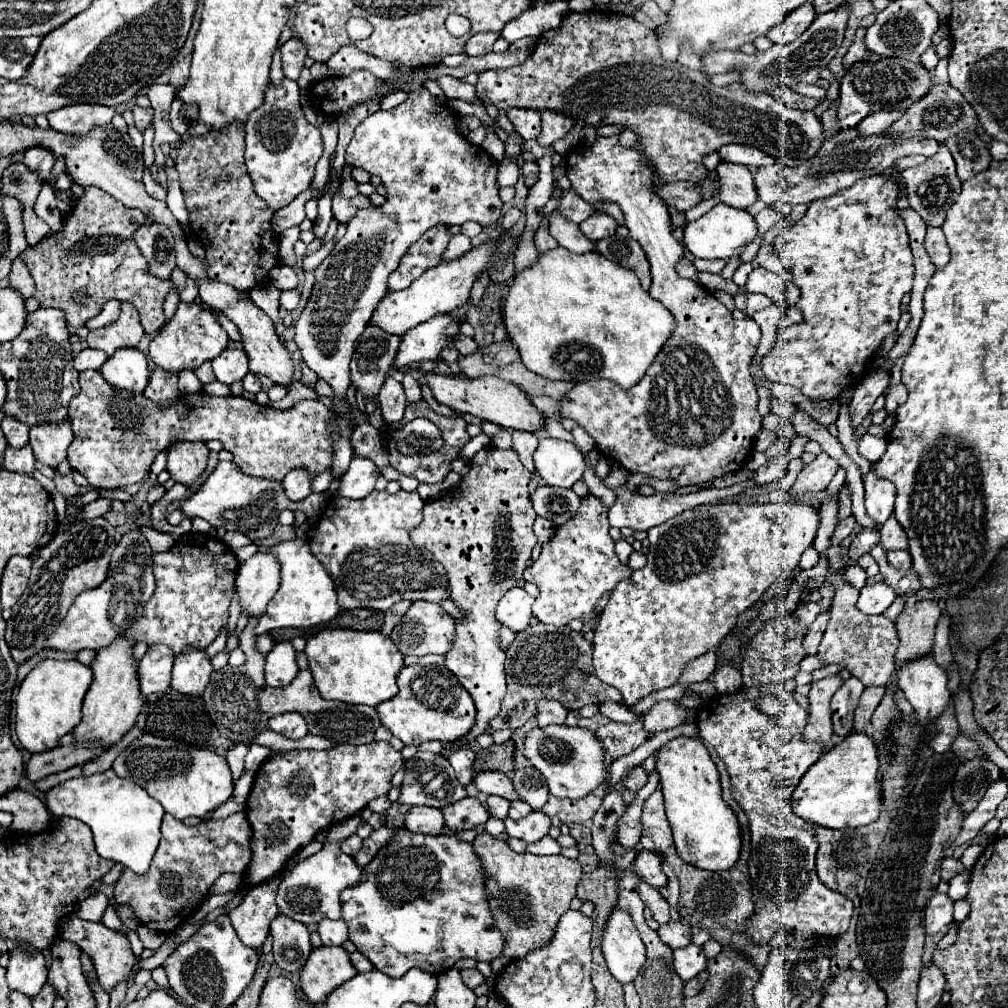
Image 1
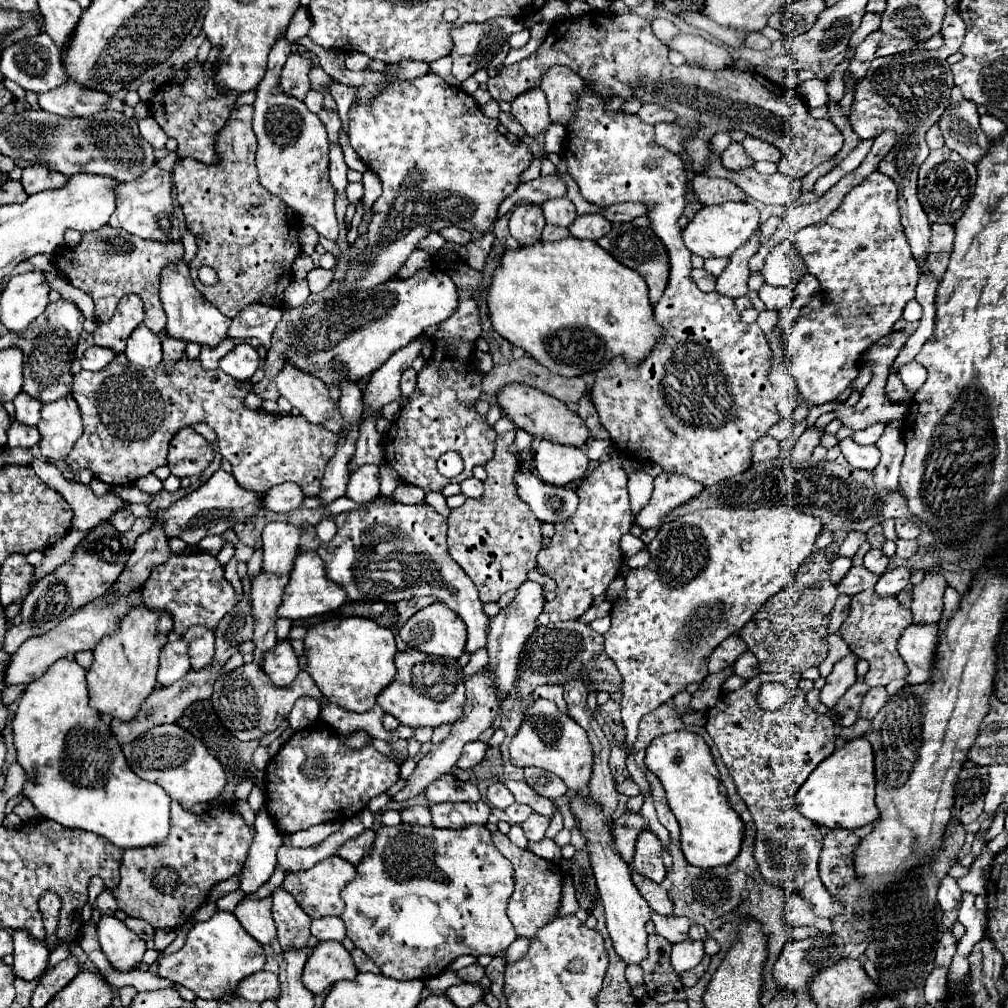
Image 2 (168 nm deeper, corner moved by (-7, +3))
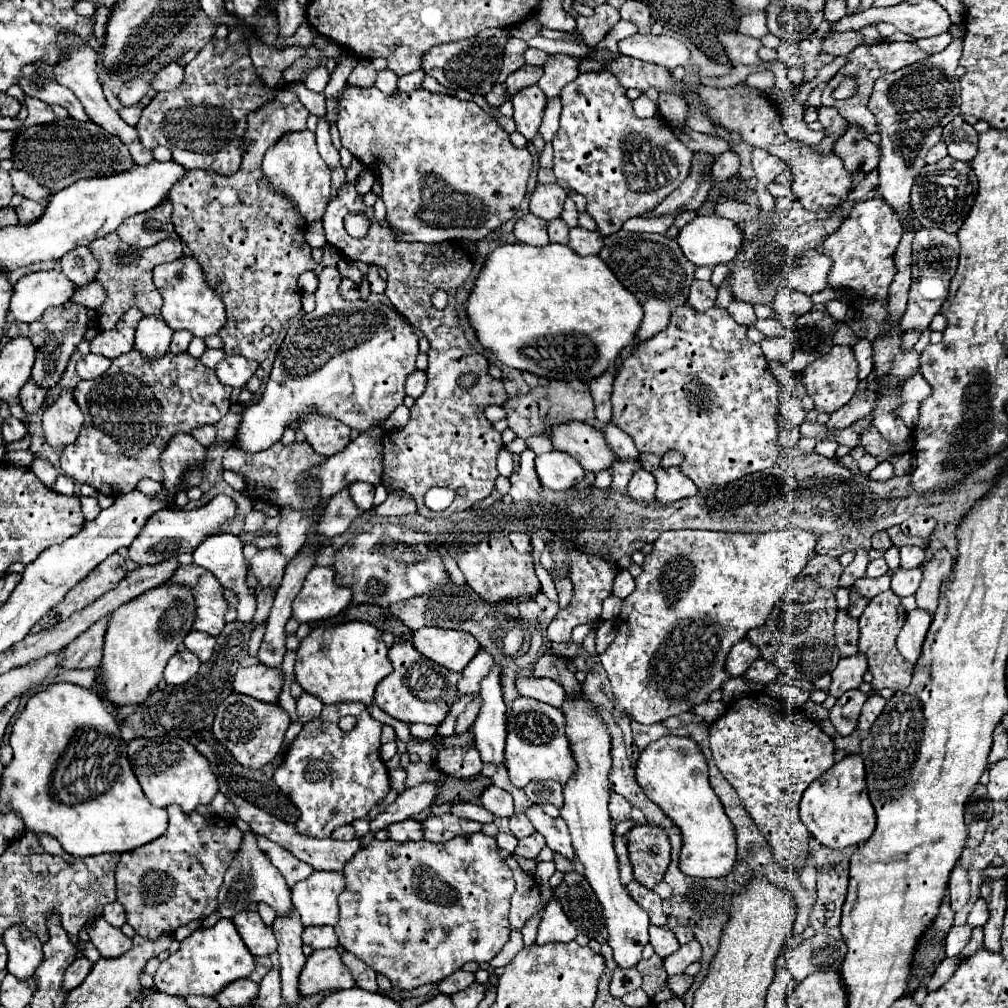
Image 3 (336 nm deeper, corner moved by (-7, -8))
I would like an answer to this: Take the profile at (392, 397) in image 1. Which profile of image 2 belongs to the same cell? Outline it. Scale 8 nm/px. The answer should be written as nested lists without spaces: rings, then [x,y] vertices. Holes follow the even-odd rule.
[[[406,369],[402,373],[402,379],[400,379],[400,391],[402,391],[402,399],[396,399],[396,403],[400,407],[404,407],[404,403],[408,403],[408,397],[412,395],[412,389],[416,387],[416,373],[412,369]]]

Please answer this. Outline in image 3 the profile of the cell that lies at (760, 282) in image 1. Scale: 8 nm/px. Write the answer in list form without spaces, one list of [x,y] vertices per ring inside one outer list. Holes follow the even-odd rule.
[[[810,250],[804,252],[800,266],[788,272],[784,282],[788,288],[812,296],[828,286],[830,268],[832,268],[832,260],[828,260],[828,256],[824,256],[820,250]]]

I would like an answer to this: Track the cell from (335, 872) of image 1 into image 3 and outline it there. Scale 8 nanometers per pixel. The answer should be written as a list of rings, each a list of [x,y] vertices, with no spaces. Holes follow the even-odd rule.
[[[314,872],[292,888],[292,904],[300,912],[304,926],[336,926],[338,924],[338,894],[344,890],[340,872]]]

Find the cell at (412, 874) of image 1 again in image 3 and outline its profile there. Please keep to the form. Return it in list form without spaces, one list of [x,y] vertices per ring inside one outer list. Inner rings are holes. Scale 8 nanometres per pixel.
[[[478,832],[478,834],[468,834],[468,836],[456,836],[450,842],[440,842],[440,844],[426,842],[426,840],[404,842],[404,844],[392,842],[392,840],[384,840],[384,842],[372,840],[370,846],[358,850],[352,856],[352,860],[348,860],[348,864],[344,866],[342,874],[346,876],[346,886],[344,886],[342,894],[338,896],[340,910],[342,910],[342,922],[338,922],[338,926],[336,926],[338,940],[344,946],[344,950],[348,950],[354,956],[358,956],[360,960],[364,960],[376,972],[388,976],[388,980],[392,982],[394,988],[414,990],[414,988],[424,986],[424,984],[436,984],[442,978],[450,976],[452,972],[460,970],[470,960],[474,960],[478,964],[490,962],[502,950],[502,946],[508,942],[508,936],[510,936],[508,910],[510,910],[510,896],[514,892],[514,880],[512,880],[512,870],[508,868],[508,864],[500,856],[496,840],[492,836],[486,836],[486,834]]]

